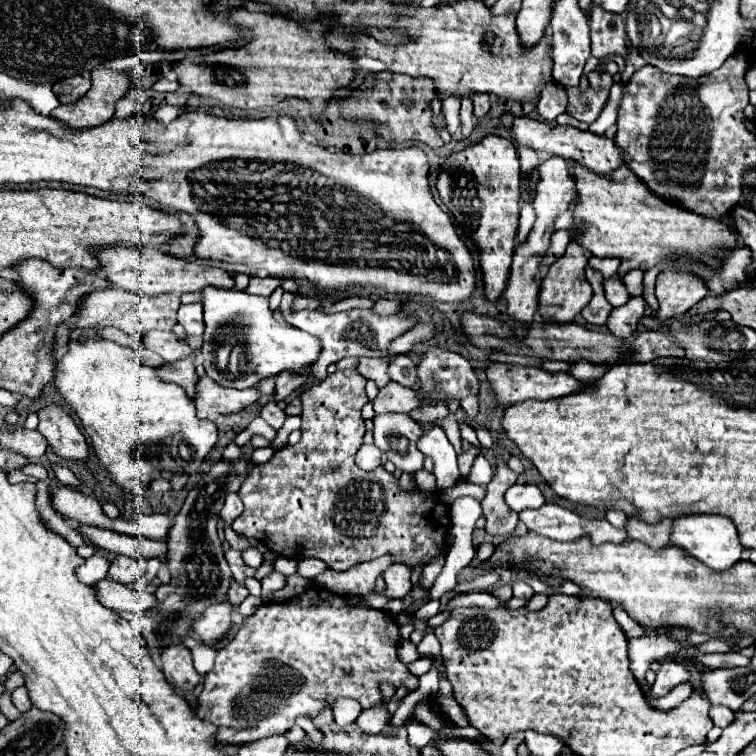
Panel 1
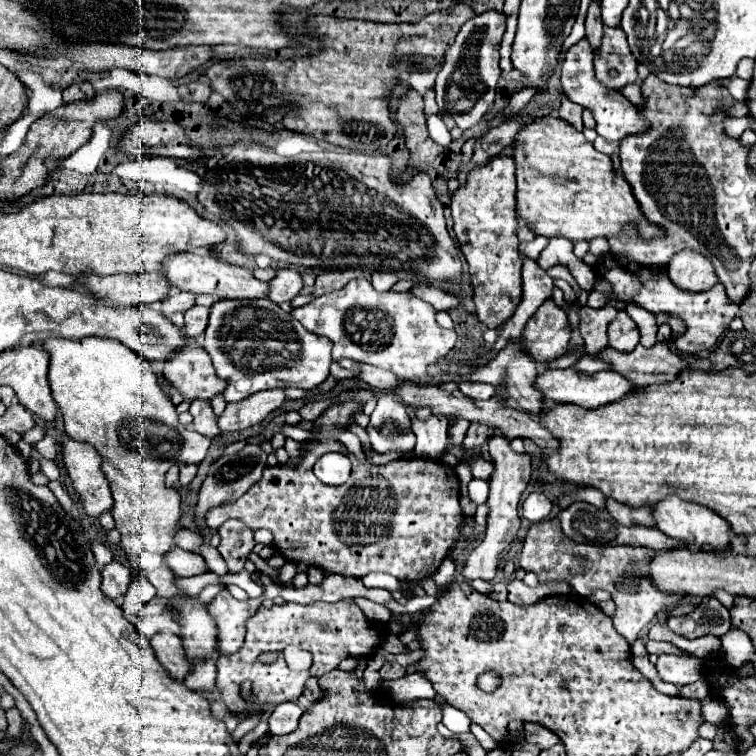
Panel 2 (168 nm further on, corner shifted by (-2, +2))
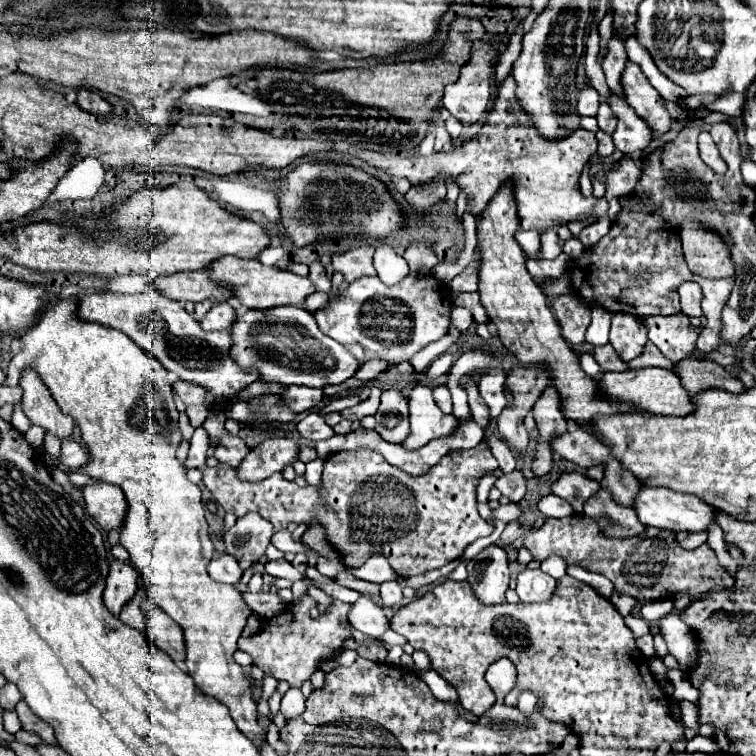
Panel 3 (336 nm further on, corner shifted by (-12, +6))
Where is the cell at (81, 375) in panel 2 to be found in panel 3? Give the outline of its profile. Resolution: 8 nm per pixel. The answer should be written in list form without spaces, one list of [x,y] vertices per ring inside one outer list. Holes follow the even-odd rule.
[[[72,295],[72,297],[66,297],[66,299],[58,299],[58,301],[38,319],[38,323],[32,325],[32,327],[20,337],[20,341],[22,341],[24,347],[22,347],[22,351],[16,353],[16,355],[10,359],[10,363],[8,363],[6,385],[16,387],[18,381],[20,381],[20,377],[22,377],[22,371],[24,371],[24,369],[32,369],[32,371],[44,381],[44,385],[46,385],[48,391],[52,393],[52,397],[54,397],[54,401],[58,403],[58,407],[60,407],[66,415],[74,417],[74,421],[76,421],[78,427],[82,429],[82,441],[86,443],[86,447],[88,447],[88,451],[90,451],[90,455],[92,455],[88,467],[75,471],[86,473],[90,475],[90,477],[96,477],[96,479],[100,479],[100,481],[104,481],[104,483],[110,483],[110,485],[118,485],[118,487],[124,491],[124,495],[126,495],[126,499],[128,499],[128,513],[126,513],[126,519],[124,519],[124,525],[122,525],[122,531],[120,531],[120,543],[122,543],[122,547],[130,553],[130,563],[132,563],[132,566],[140,573],[142,588],[146,591],[148,599],[154,601],[170,619],[174,619],[174,621],[182,627],[182,631],[184,631],[184,643],[186,643],[186,661],[184,661],[184,663],[186,663],[186,673],[194,679],[194,683],[196,683],[196,687],[198,687],[198,691],[200,691],[202,695],[214,697],[216,701],[224,703],[224,705],[230,709],[230,715],[232,715],[234,723],[238,725],[238,729],[260,749],[260,747],[262,747],[260,743],[266,741],[266,729],[258,725],[258,717],[260,717],[260,715],[258,715],[258,709],[256,709],[256,701],[254,701],[254,697],[252,697],[252,683],[250,683],[250,679],[248,679],[248,675],[246,675],[246,669],[240,667],[240,665],[234,661],[234,653],[236,653],[236,649],[238,649],[240,633],[242,633],[242,629],[244,629],[248,617],[250,617],[254,611],[246,605],[244,595],[242,595],[236,587],[224,585],[224,583],[216,583],[216,581],[210,579],[210,575],[208,575],[206,565],[208,565],[210,559],[216,557],[216,549],[214,549],[210,537],[208,537],[208,523],[206,523],[204,505],[202,505],[202,499],[200,499],[202,493],[200,493],[198,485],[194,485],[194,483],[188,481],[186,469],[182,467],[182,463],[176,461],[176,449],[178,449],[178,445],[180,445],[180,441],[182,441],[182,435],[180,435],[180,429],[178,429],[178,411],[176,411],[176,405],[174,405],[174,399],[172,399],[172,385],[168,383],[168,371],[160,365],[160,361],[156,361],[150,353],[144,353],[144,349],[140,349],[140,345],[136,345],[130,337],[126,337],[126,335],[120,333],[118,329],[110,329],[110,327],[104,327],[104,325],[100,325],[100,323],[88,323],[88,321],[82,321],[80,317],[76,317],[74,303],[78,303],[78,297],[74,297],[74,295]]]

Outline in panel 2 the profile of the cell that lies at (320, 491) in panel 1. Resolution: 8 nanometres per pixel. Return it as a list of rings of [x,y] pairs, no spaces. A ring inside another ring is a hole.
[[[356,387],[356,389],[346,389],[346,391],[342,391],[340,395],[338,395],[342,401],[340,403],[336,403],[336,405],[330,405],[316,421],[314,421],[314,427],[312,427],[312,433],[314,435],[318,435],[318,439],[312,439],[312,441],[304,441],[302,443],[302,451],[300,451],[300,459],[306,459],[306,457],[310,457],[312,455],[312,461],[304,461],[302,465],[294,465],[292,463],[292,459],[286,463],[286,465],[274,465],[274,467],[266,467],[264,469],[264,475],[262,475],[262,479],[258,481],[258,483],[254,483],[238,501],[234,501],[234,503],[226,503],[226,505],[220,505],[220,507],[214,507],[214,509],[210,509],[210,515],[206,517],[206,525],[210,527],[210,529],[218,529],[228,517],[232,517],[232,519],[240,519],[240,521],[246,521],[246,525],[252,529],[252,531],[256,531],[256,529],[268,529],[268,531],[272,531],[272,535],[274,535],[274,549],[276,549],[276,553],[280,553],[282,557],[286,557],[288,561],[294,561],[294,563],[306,563],[306,565],[316,565],[316,567],[320,567],[320,569],[326,569],[326,571],[330,571],[330,573],[338,573],[338,575],[346,575],[346,577],[364,577],[364,575],[368,575],[368,573],[372,573],[372,571],[384,571],[384,573],[390,573],[390,575],[394,575],[396,579],[400,579],[400,581],[408,581],[408,583],[420,583],[422,579],[426,579],[426,577],[430,577],[430,575],[434,575],[436,571],[438,571],[438,567],[440,567],[440,563],[444,561],[444,557],[448,555],[448,551],[450,551],[450,547],[454,545],[454,541],[456,539],[460,539],[460,535],[462,535],[462,525],[464,525],[464,513],[462,513],[462,509],[460,509],[460,503],[458,503],[458,499],[460,499],[460,485],[458,485],[458,477],[456,477],[456,473],[454,473],[454,469],[450,469],[450,467],[444,467],[444,465],[440,465],[438,461],[430,461],[430,459],[416,459],[416,471],[400,471],[400,473],[392,473],[392,475],[372,475],[372,473],[368,473],[368,471],[354,471],[352,475],[350,475],[350,479],[344,483],[344,485],[338,485],[338,487],[330,487],[330,485],[324,485],[324,483],[320,483],[318,479],[316,479],[316,475],[312,473],[312,465],[314,465],[314,461],[316,459],[320,459],[324,453],[330,453],[330,451],[338,451],[338,453],[346,453],[346,455],[350,455],[348,451],[346,451],[346,447],[336,439],[340,433],[344,433],[346,431],[346,423],[354,423],[354,415],[356,413],[360,413],[364,407],[364,403],[368,401],[368,399],[372,399],[374,397],[374,393],[370,391],[370,389],[360,389],[360,387]]]

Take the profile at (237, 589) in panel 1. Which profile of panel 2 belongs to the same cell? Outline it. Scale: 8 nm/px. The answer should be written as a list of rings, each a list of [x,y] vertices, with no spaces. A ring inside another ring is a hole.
[[[224,521],[218,533],[222,539],[218,551],[222,553],[228,565],[228,573],[240,573],[244,569],[244,561],[248,559],[248,553],[254,547],[252,531],[242,521]]]

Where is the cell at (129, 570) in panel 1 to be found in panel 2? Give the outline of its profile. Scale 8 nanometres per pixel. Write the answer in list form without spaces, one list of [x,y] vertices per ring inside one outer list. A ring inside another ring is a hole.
[[[112,561],[102,571],[102,591],[110,599],[116,599],[126,593],[130,579],[132,579],[132,571],[128,567],[120,565],[118,561]]]

